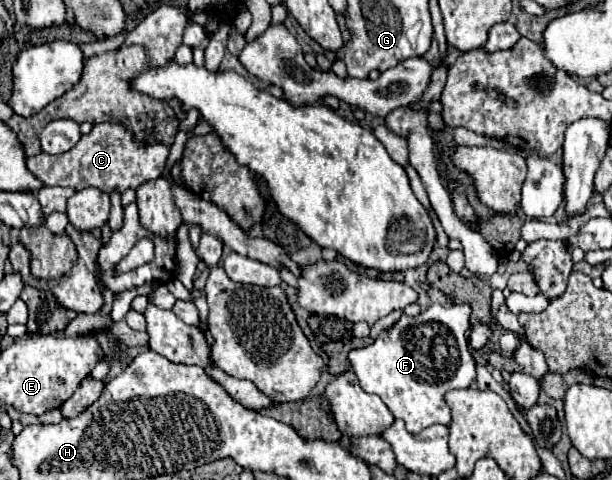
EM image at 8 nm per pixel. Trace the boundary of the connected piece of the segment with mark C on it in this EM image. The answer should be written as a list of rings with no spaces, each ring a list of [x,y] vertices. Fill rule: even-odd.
[[[101,123],[91,129],[91,133],[83,135],[79,143],[61,155],[49,155],[39,153],[35,157],[27,159],[27,167],[31,173],[35,173],[43,185],[61,185],[61,187],[73,187],[75,191],[81,191],[85,187],[97,187],[105,193],[111,191],[127,191],[137,189],[141,183],[149,179],[157,179],[165,171],[165,163],[169,157],[169,145],[165,143],[139,143],[135,137],[125,129],[123,125],[113,123]]]

